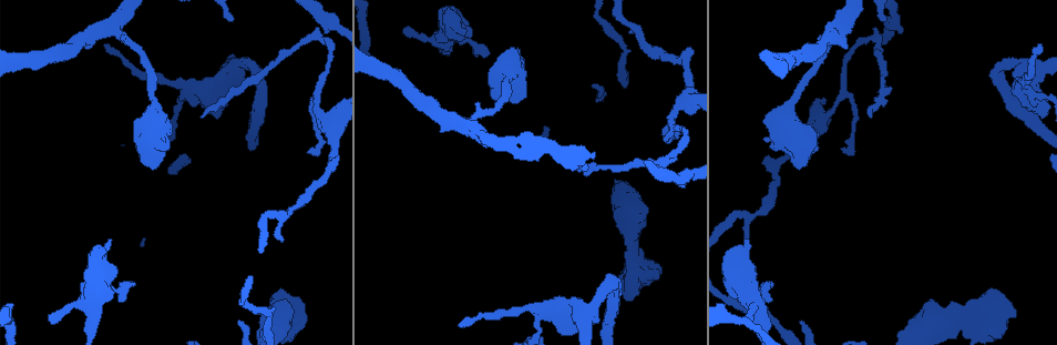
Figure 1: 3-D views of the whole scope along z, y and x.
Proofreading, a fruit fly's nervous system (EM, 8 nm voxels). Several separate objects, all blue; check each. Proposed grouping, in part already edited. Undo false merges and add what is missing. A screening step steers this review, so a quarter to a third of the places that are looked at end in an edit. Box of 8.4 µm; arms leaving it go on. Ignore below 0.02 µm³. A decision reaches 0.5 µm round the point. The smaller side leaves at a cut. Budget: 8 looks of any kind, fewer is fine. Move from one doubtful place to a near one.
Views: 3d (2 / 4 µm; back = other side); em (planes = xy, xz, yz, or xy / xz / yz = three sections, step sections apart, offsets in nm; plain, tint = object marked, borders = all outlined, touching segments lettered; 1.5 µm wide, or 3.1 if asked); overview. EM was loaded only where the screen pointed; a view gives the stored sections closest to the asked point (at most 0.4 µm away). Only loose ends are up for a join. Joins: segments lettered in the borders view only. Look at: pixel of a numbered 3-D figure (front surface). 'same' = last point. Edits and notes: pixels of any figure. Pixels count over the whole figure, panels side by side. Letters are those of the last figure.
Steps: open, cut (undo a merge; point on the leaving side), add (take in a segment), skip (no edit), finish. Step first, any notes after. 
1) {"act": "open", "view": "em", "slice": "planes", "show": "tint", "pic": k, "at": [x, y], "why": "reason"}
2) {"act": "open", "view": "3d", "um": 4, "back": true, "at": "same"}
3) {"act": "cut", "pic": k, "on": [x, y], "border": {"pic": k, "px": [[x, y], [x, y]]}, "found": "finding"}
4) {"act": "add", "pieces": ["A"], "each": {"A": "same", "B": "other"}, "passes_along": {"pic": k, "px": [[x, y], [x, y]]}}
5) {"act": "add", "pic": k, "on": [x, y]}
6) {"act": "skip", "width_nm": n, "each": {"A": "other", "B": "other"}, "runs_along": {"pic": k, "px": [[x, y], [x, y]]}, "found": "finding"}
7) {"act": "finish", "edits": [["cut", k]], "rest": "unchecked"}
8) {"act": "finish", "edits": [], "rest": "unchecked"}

{"act": "open", "view": "em", "slice": "planes", "show": "borders", "pic": 1, "at": [109, 242], "why": "branch stops here"}

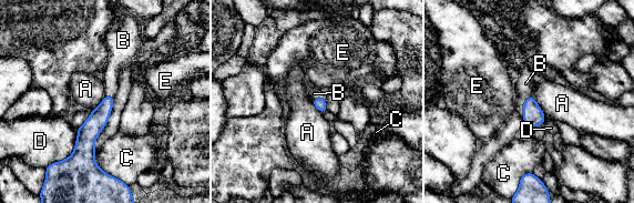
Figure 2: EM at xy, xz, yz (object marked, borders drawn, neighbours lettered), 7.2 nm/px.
{"act": "add", "pic": 2, "on": [525, 83], "each": {"A": "other", "B": "same", "C": "other", "D": "other", "E": "other"}, "passes_along": {"pic": 2, "px": [[533, 115], [523, 105], [525, 83]]}, "found": "the neuron continues"}

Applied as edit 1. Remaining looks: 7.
{"act": "open", "view": "3d", "um": 4, "pic": 1, "at": [48, 317], "why": "an open end"}

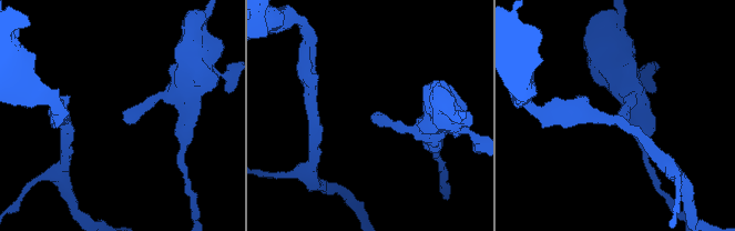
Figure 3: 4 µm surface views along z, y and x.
{"act": "open", "view": "em", "slice": "xy", "step": 8, "show": "borders", "pic": 3, "at": [372, 114]}

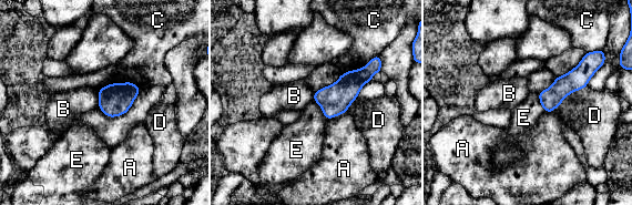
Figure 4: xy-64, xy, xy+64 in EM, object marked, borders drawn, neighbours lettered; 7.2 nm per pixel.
{"act": "skip", "each": {"A": "other", "B": "other", "C": "other", "D": "other", "E": "other"}, "found": "no lettered segment goes on from it"}

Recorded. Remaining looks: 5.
{"act": "open", "view": "overview", "why": "redraw"}

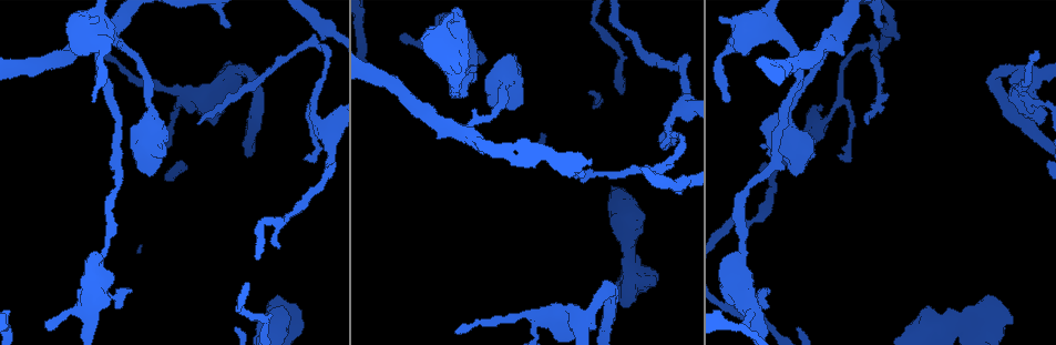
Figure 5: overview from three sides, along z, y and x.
{"act": "open", "view": "3d", "um": 2, "back": true, "pic": 5, "at": [116, 36], "why": "three-way junction"}

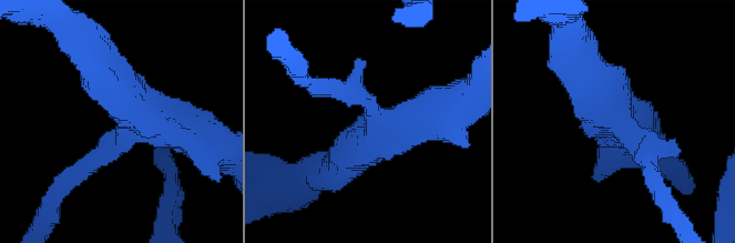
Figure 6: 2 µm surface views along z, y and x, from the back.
{"act": "open", "view": "em", "slice": "planes", "show": "borders", "pic": 6, "at": [382, 122], "arms": 3, "why": "now the EM"}

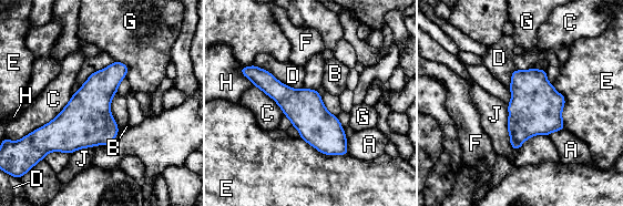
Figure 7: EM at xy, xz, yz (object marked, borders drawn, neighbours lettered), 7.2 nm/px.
{"act": "skip", "each": {"A": "other", "B": "other", "C": "other", "D": "other", "E": "other", "F": "other", "G": "other", "H": "other", "J": "other"}, "found": "one neuron here"}

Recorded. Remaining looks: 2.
{"act": "finish", "edits": [["add", 2]], "rest": "unchecked"}

